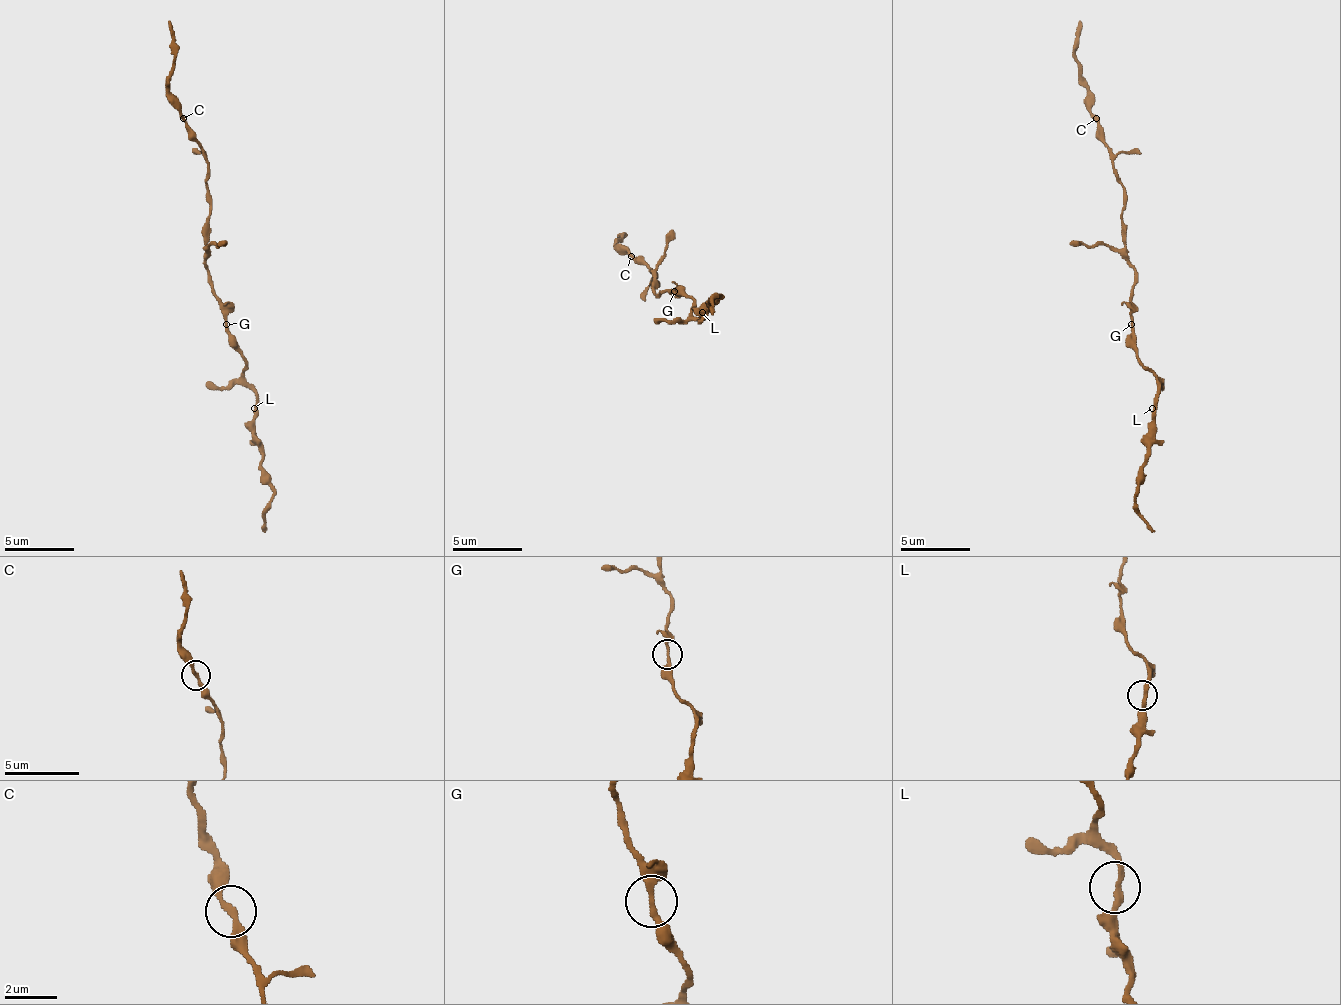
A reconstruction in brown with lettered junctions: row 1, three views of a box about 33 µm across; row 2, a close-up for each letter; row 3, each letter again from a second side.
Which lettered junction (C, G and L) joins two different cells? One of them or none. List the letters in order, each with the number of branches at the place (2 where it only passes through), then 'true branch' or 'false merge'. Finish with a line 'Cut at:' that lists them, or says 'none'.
C: 2 branches meet; true branch
G: 2 branches meet; true branch
L: 2 branches meet; true branch
Cut at: none

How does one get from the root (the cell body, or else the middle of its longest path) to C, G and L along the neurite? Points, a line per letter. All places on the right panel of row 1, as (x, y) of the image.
C: (1135, 278), (1121, 219), (1124, 187), (1117, 180), (1103, 128), (1096, 117)
G: (1135, 278), (1131, 324)
L: (1135, 278), (1135, 289), (1131, 292), (1131, 348), (1138, 362), (1156, 380), (1156, 404), (1152, 408)

